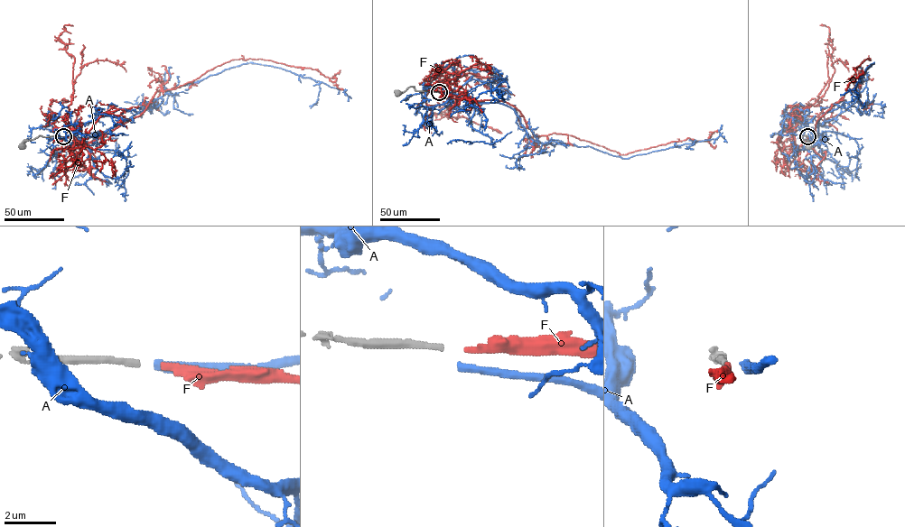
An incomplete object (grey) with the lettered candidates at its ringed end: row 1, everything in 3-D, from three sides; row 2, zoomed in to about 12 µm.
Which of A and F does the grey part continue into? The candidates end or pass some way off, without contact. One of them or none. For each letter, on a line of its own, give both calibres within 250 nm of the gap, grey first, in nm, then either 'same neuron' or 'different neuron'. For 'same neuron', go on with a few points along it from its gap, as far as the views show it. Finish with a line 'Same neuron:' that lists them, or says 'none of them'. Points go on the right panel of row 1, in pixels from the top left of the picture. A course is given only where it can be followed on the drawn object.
A: 240 nm thick on the grey side, 320 nm on the other; different neuron
F: 240 nm thick on the grey side, 280 nm on the other; same neuron; it runs (807, 136), (807, 145), (870, 59), (853, 69), (846, 89)
Same neuron: F

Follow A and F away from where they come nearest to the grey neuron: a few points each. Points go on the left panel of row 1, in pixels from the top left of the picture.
A: (64, 136), (82, 139), (102, 134), (173, 87), (247, 63), (310, 78), (343, 90), (350, 97)
F: (64, 136), (83, 145), (103, 137), (138, 116), (155, 92), (232, 60), (317, 69), (343, 89)

